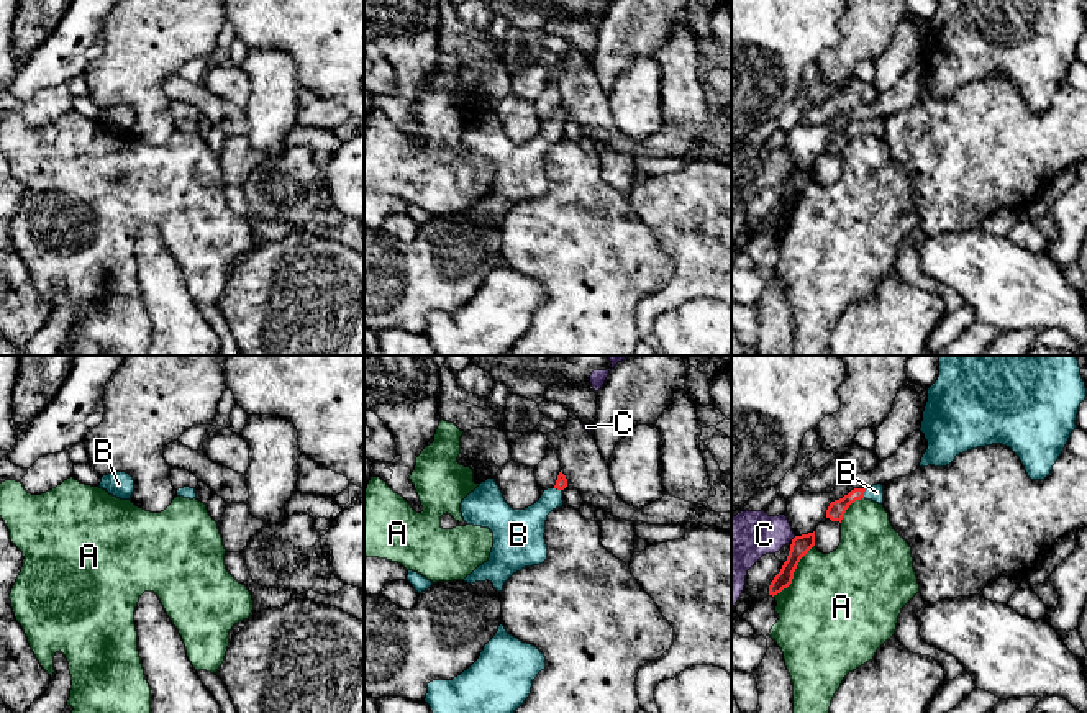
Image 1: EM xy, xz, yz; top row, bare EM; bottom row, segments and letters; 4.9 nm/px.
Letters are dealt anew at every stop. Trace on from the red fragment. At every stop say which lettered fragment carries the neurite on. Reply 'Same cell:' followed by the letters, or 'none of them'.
Same cell: B

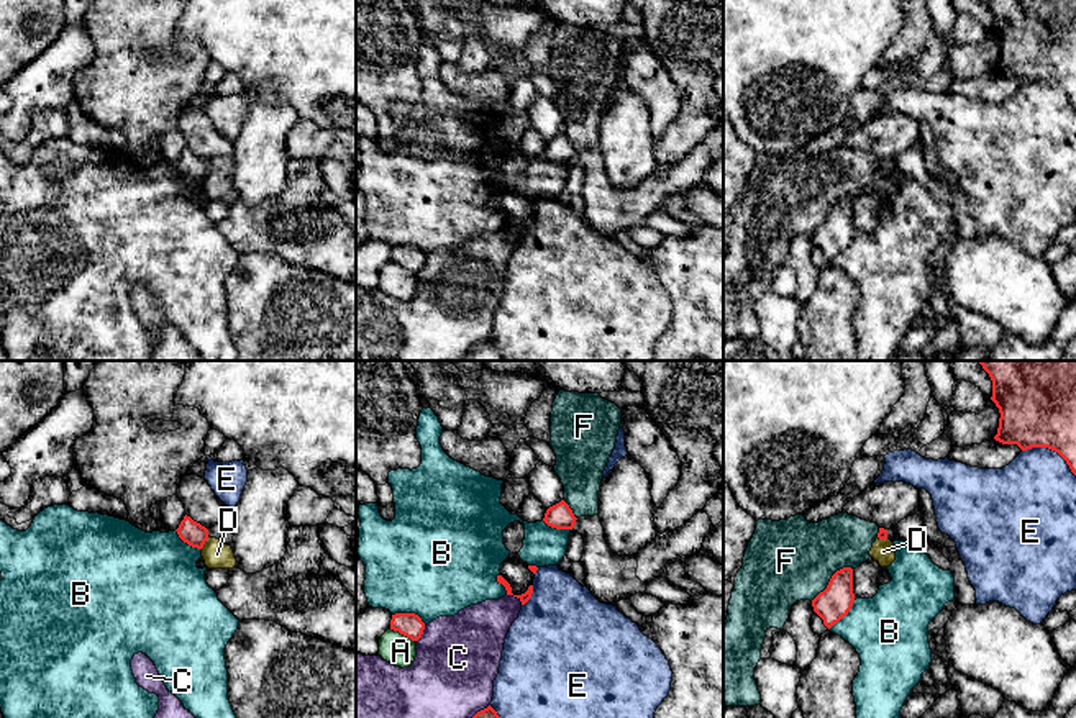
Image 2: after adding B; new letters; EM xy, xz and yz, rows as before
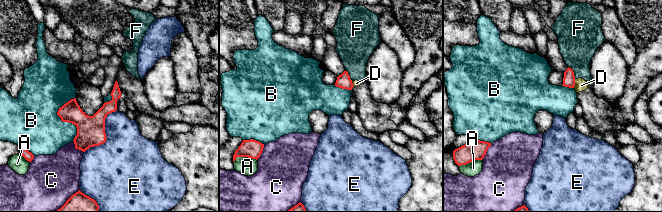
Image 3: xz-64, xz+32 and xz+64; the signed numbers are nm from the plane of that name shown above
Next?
Same cell: none of them

